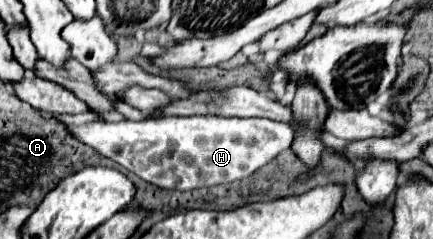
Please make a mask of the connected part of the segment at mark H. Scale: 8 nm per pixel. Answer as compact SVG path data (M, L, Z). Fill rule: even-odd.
M166 116L166 118L148 118L142 122L94 122L86 126L68 126L72 136L102 156L122 164L126 170L134 172L142 180L172 190L194 190L212 184L228 184L252 176L256 170L274 160L280 152L288 150L294 140L294 128L290 122L278 122L270 118L222 118L222 116Z

